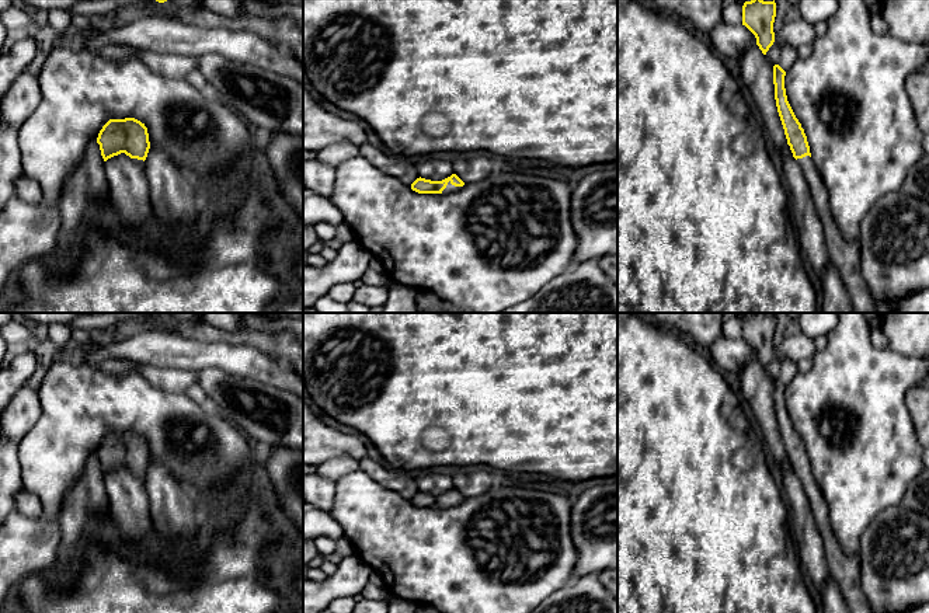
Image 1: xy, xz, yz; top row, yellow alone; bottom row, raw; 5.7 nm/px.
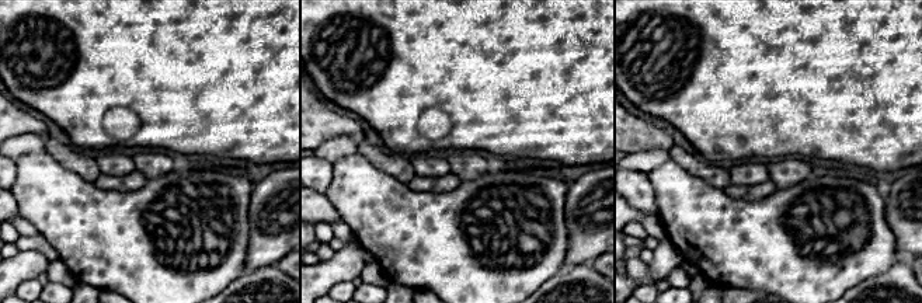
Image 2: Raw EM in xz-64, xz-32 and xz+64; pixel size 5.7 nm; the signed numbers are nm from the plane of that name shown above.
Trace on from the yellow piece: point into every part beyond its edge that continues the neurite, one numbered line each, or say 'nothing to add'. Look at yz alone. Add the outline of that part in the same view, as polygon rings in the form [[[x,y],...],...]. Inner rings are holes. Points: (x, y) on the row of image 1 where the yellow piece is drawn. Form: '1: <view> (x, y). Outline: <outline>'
1: yz (845, 256). Outline: [[[806,156],[797,159],[797,163],[806,178],[808,192],[824,227],[824,237],[831,264],[841,275],[855,313],[877,313],[874,299],[860,271],[862,254],[859,240],[849,241],[843,238],[836,227],[835,220],[829,213],[824,182],[813,159]]]

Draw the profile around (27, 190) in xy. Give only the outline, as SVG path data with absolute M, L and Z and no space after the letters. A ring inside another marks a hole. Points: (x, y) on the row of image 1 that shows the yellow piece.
M22 175L15 184L15 194L20 199L28 203L41 203L44 202L44 194L36 181L28 175Z

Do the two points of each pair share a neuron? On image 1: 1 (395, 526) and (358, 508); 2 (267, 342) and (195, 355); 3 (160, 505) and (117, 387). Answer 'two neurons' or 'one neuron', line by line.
1: one neuron
2: two neurons
3: two neurons

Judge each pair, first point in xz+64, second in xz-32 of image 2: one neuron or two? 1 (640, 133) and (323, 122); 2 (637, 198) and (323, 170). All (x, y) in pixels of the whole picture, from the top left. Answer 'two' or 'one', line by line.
1: one
2: one

